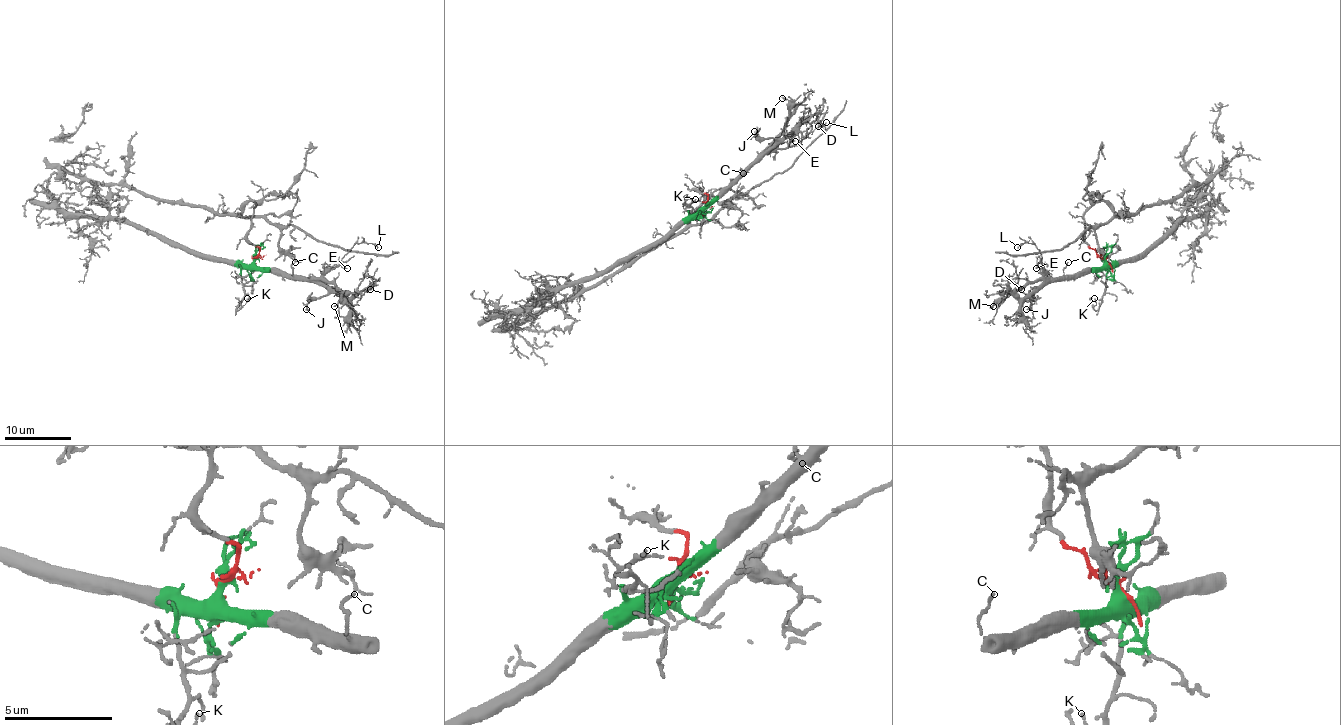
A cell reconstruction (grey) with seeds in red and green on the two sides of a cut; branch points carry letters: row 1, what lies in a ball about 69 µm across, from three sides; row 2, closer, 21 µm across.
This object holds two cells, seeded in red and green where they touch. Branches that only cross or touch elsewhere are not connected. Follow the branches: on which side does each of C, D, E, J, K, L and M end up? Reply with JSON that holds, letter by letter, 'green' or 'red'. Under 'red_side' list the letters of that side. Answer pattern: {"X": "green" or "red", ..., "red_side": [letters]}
{"C": "green", "D": "green", "E": "green", "J": "green", "K": "green", "L": "green", "M": "green", "red_side": []}

